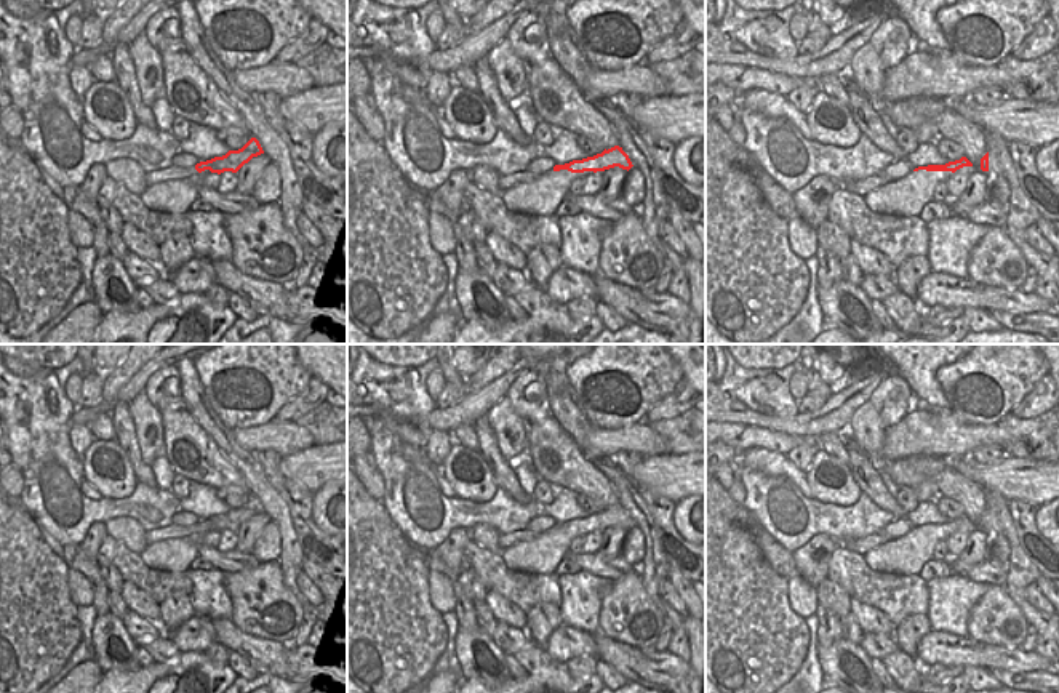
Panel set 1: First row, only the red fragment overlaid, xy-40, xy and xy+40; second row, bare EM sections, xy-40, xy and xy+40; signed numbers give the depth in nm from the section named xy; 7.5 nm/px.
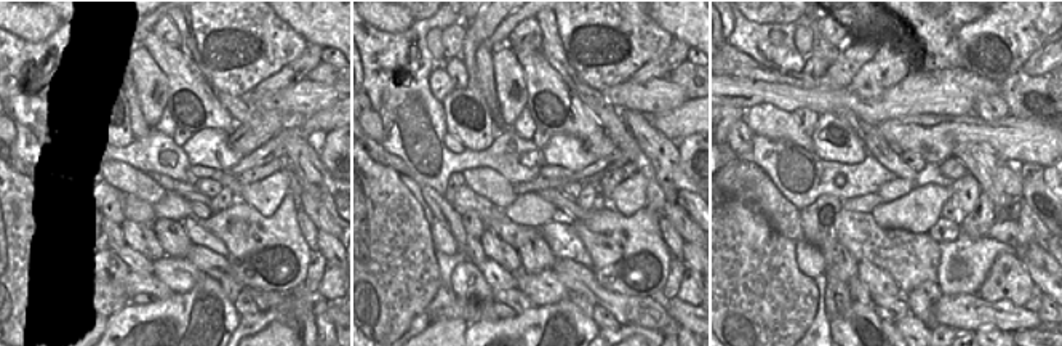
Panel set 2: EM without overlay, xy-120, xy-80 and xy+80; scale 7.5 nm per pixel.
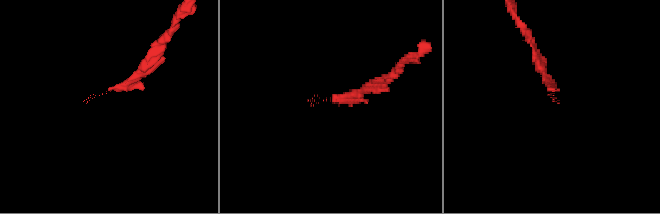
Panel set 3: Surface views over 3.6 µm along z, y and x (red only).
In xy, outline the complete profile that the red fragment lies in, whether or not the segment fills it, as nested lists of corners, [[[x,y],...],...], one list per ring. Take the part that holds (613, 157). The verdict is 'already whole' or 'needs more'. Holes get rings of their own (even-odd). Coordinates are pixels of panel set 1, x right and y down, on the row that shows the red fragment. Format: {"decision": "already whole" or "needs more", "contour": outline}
{"decision": "already whole", "contour": [[[614,146],[608,150],[605,149],[601,154],[597,154],[593,157],[573,160],[565,165],[555,165],[553,171],[568,170],[571,173],[584,173],[584,171],[597,173],[614,166],[619,166],[627,171],[633,166],[629,155],[619,146]]]}

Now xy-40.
{"decision": "needs more", "contour": [[[251,138],[242,149],[229,150],[222,157],[214,157],[206,162],[200,162],[195,166],[181,168],[181,166],[168,166],[166,170],[158,170],[147,173],[147,186],[155,186],[158,182],[166,182],[171,179],[184,179],[197,176],[198,173],[210,170],[211,173],[224,173],[232,171],[237,173],[245,163],[248,163],[253,157],[264,154],[259,141]]]}

